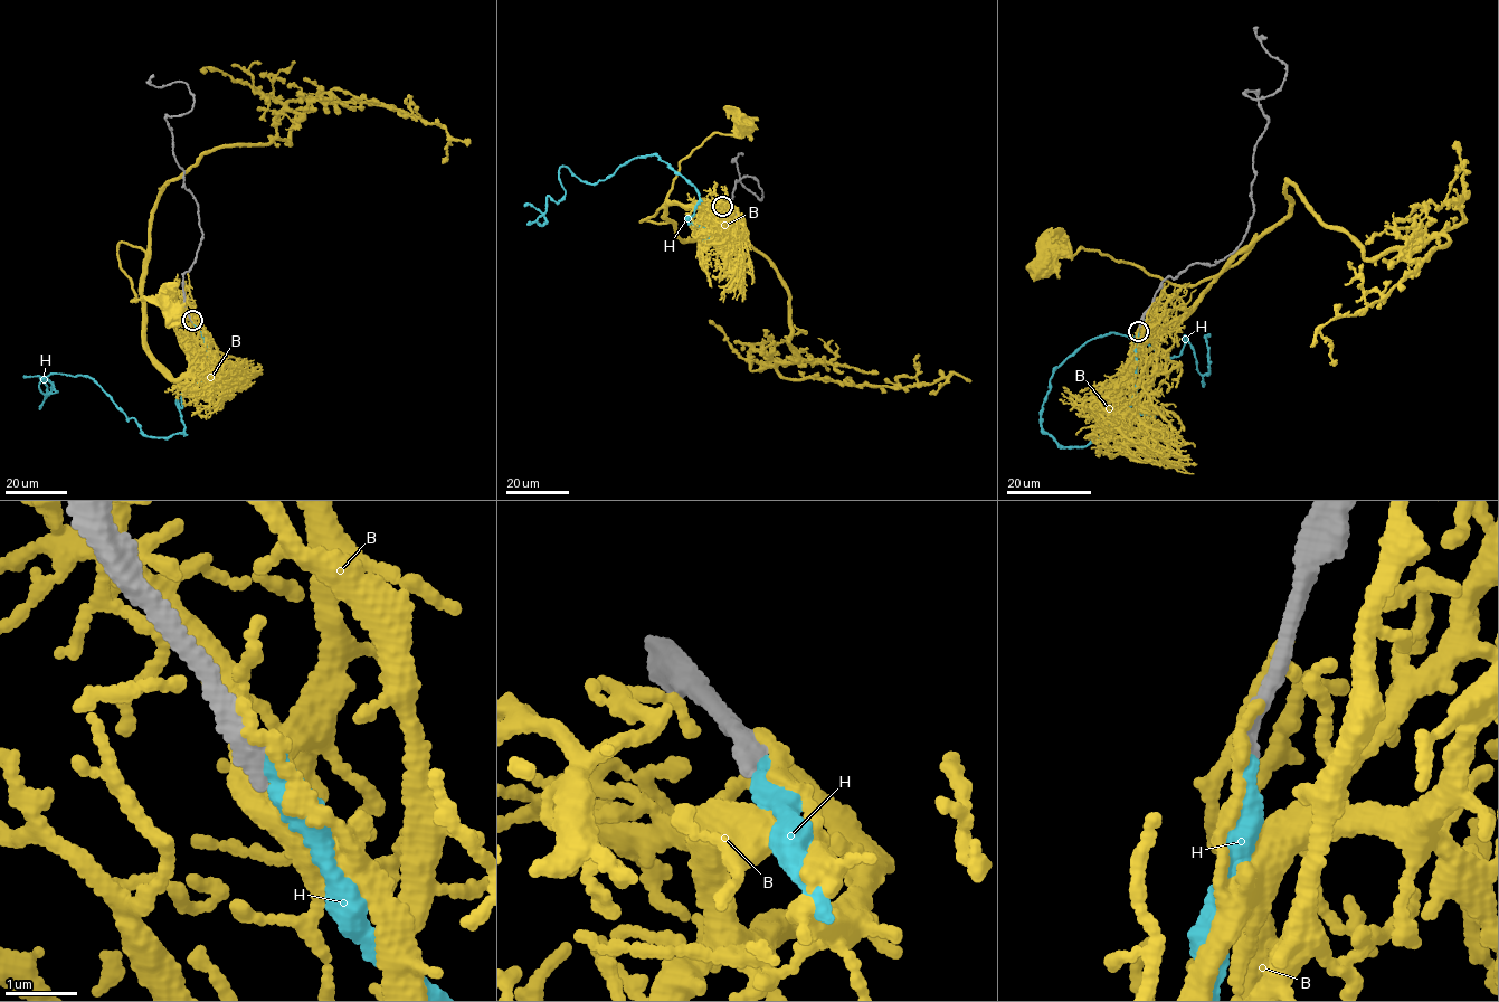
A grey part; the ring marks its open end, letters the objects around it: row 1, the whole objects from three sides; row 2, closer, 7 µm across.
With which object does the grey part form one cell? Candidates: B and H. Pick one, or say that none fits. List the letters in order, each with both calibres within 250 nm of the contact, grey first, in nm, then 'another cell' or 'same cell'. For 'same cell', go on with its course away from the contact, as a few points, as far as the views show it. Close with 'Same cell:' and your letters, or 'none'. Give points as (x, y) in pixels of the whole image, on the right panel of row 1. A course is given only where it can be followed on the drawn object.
B: 320 nm thick on the grey side, 200 nm on the other; another cell
H: 280 nm thick on the grey side, 360 nm on the other; same cell; it runs (1137, 332), (1128, 410), (1054, 442), (1043, 403), (1087, 340), (1146, 338), (1144, 319), (1202, 375), (1210, 337)
Same cell: H

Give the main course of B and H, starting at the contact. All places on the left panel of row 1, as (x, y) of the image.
B: (191, 320), (195, 364), (164, 377), (145, 338), (146, 257), (121, 243), (131, 301), (168, 299), (172, 309)
H: (192, 321), (207, 353), (182, 434), (145, 435), (89, 376), (40, 378), (45, 398), (24, 378)

